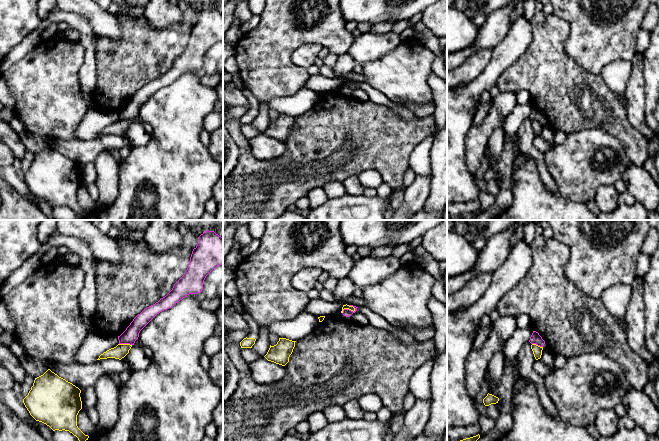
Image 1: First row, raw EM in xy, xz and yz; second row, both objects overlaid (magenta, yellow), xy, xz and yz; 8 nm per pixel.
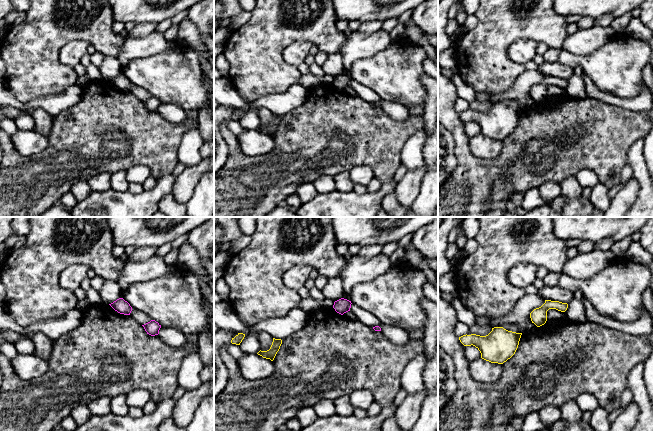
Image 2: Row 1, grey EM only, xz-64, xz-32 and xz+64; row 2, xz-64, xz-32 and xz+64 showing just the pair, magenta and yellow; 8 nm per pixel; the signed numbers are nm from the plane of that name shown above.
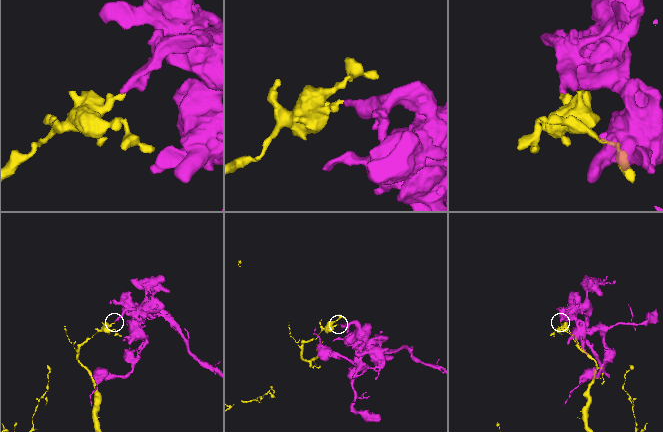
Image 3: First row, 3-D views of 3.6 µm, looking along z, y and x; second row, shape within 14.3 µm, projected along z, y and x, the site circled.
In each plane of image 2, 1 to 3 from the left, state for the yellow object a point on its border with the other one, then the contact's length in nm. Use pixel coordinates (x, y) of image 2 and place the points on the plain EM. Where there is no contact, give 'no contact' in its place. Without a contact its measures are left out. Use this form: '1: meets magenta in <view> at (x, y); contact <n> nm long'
1: no contact
2: no contact
3: no contact

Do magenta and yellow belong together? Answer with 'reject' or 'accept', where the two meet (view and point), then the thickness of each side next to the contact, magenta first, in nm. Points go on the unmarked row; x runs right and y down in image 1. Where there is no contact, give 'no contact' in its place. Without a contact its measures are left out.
reject | xz (348, 85) | 60/40 nm

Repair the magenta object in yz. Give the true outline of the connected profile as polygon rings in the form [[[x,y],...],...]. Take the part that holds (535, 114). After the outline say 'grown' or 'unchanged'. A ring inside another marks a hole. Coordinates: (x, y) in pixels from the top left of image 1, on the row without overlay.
[[[533,107],[533,109],[532,109],[531,113],[530,113],[529,118],[531,120],[536,120],[536,121],[538,121],[540,123],[543,123],[544,120],[545,120],[545,117],[542,115],[542,113],[539,111],[539,109],[536,108],[536,107]]]; unchanged

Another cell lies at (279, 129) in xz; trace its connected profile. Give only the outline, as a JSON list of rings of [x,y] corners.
[[[279,114],[276,121],[271,122],[264,132],[268,137],[285,142],[295,123],[295,118],[286,114]]]

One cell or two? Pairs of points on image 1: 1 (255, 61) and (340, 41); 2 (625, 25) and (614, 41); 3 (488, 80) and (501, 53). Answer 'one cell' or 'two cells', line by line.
1: one cell
2: one cell
3: one cell

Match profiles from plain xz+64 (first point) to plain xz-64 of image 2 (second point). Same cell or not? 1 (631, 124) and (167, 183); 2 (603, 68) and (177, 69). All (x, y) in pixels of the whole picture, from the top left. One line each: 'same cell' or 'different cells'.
1: different cells
2: same cell

